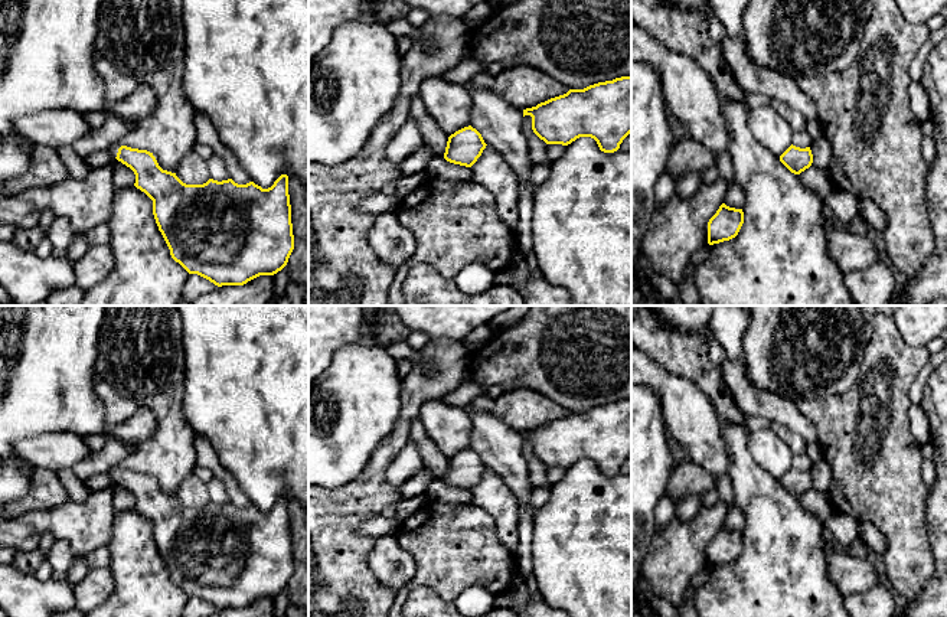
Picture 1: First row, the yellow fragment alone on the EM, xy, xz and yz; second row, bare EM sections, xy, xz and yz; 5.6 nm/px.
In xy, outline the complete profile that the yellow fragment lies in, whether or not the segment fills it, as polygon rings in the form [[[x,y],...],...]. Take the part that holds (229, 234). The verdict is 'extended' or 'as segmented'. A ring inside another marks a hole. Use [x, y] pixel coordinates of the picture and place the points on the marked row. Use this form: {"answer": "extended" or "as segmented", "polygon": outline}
{"answer": "extended", "polygon": [[[118,141],[111,144],[108,150],[134,172],[134,186],[153,200],[153,215],[172,258],[189,274],[197,274],[218,287],[244,285],[259,275],[274,275],[287,265],[294,249],[287,174],[281,174],[268,189],[262,189],[254,182],[238,185],[232,179],[222,182],[209,179],[203,185],[186,185],[176,173],[163,170],[153,153],[147,150],[120,146]]]}

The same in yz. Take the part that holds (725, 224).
{"answer": "as segmented", "polygon": [[[722,203],[708,222],[708,244],[713,245],[735,238],[742,223],[742,209],[729,208]]]}

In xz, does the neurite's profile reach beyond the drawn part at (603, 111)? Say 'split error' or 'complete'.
complete

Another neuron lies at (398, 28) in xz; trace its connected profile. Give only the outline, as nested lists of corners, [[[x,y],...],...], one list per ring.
[[[398,19],[383,23],[388,30],[398,39],[401,36],[408,36],[414,43],[422,43],[427,50],[432,50],[434,46],[424,40],[418,27],[412,26],[409,19]]]

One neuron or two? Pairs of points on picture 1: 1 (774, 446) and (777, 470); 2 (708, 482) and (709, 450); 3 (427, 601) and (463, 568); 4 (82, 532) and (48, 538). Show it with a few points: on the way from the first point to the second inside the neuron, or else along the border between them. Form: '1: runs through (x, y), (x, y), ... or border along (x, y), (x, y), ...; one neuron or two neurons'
1: runs through (774, 451), (777, 464); one neuron
2: border along (691, 460), (715, 476); two neurons
3: border along (404, 600), (412, 590), (428, 587), (451, 601); two neurons
4: border along (55, 536), (45, 532), (36, 548); two neurons

